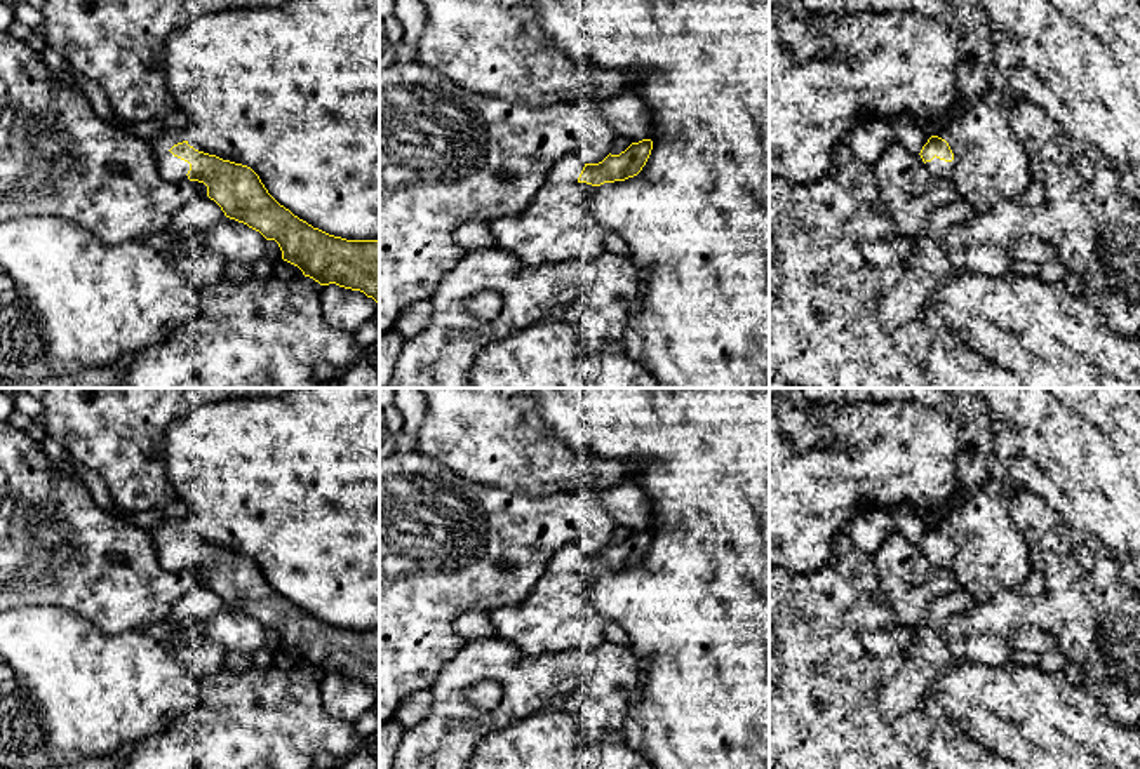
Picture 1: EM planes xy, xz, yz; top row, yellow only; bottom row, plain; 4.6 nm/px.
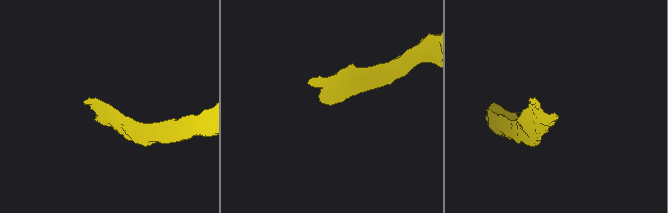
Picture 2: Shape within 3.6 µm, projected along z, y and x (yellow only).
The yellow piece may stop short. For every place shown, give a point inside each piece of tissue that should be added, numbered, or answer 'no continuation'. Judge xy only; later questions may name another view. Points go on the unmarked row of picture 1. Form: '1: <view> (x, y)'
1: xy (171, 557)

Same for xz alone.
1: xz (559, 615)

